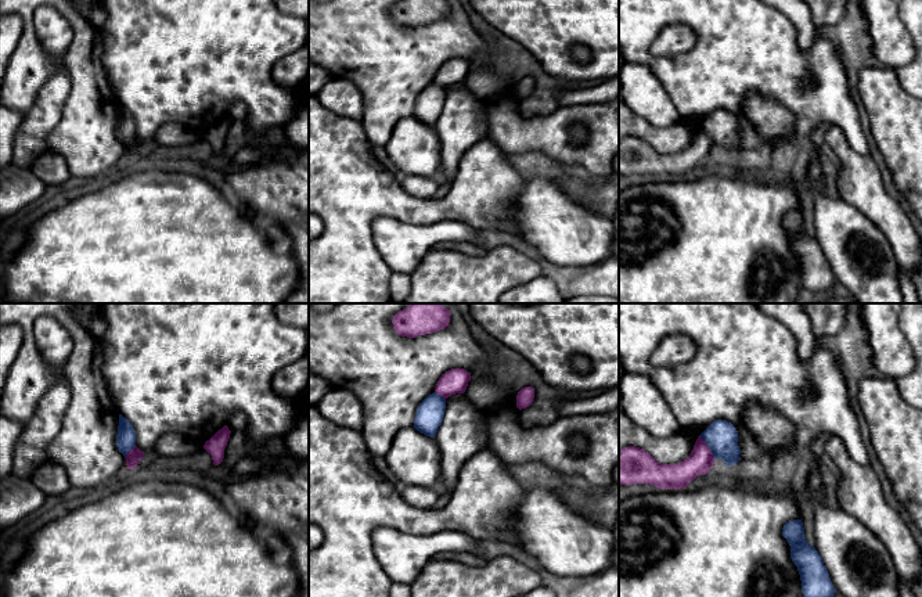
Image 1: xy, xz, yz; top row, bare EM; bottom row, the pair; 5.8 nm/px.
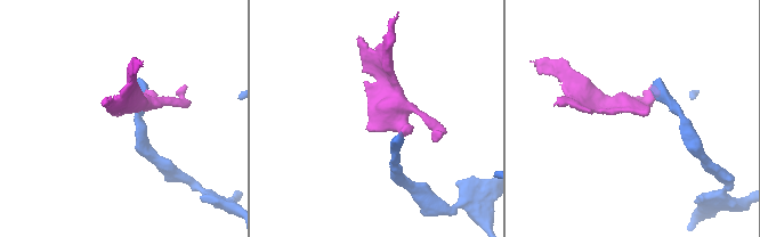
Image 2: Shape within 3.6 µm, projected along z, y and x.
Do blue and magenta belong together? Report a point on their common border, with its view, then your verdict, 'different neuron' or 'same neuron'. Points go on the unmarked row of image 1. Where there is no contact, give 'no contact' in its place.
meets blue in yz at (709, 137); different neuron

